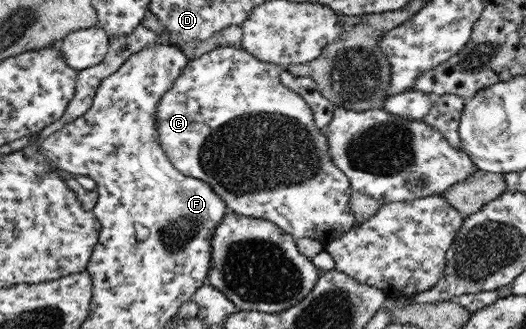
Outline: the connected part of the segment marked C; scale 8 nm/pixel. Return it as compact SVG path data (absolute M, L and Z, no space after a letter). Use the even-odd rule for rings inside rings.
M233 46L217 47L215 50L205 53L195 60L190 60L185 65L179 77L175 79L171 88L163 94L157 105L155 128L157 128L159 144L161 144L161 148L167 154L169 162L179 169L179 172L183 172L183 176L195 177L195 179L211 185L211 189L226 204L228 212L255 219L269 220L295 239L303 237L313 238L314 240L319 240L323 246L327 246L333 240L342 237L349 229L353 229L356 226L355 218L349 207L350 195L353 190L351 189L347 175L343 174L331 162L331 156L327 154L329 144L326 132L316 126L309 105L299 96L299 93L293 92L293 90L287 88L280 81L283 70L279 64L257 60L255 56L247 54L243 48L233 48Z

